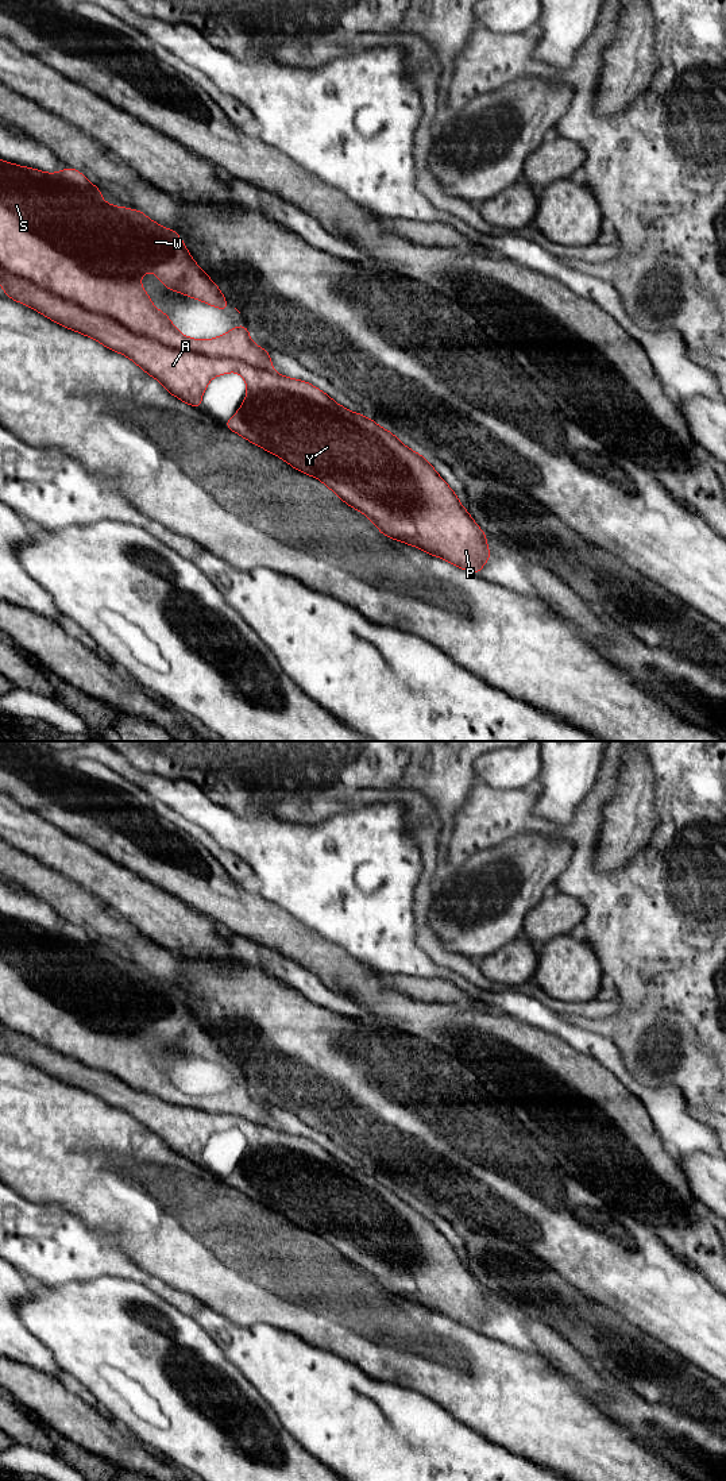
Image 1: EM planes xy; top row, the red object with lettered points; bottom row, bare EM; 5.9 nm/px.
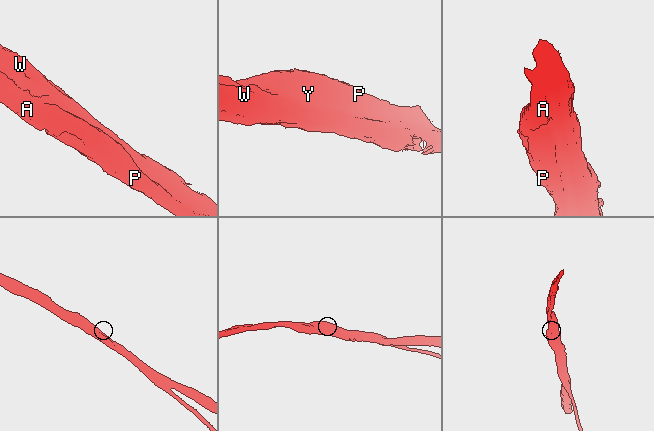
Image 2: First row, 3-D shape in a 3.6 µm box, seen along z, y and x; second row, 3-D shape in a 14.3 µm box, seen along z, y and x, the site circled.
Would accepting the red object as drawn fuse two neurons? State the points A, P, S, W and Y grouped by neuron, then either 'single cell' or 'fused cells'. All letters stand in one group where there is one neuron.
A P Y / S W; fused cells

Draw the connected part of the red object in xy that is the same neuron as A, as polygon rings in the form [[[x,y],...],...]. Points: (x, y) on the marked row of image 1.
[[[1,267],[0,285],[4,289],[4,296],[35,309],[40,315],[67,329],[92,338],[107,348],[125,355],[148,375],[159,381],[170,394],[196,409],[201,409],[202,394],[212,378],[232,371],[239,373],[247,383],[247,396],[242,408],[224,423],[229,431],[236,432],[250,443],[283,459],[296,470],[320,479],[348,506],[352,506],[367,516],[376,525],[379,532],[389,539],[399,540],[412,547],[421,548],[432,556],[441,558],[445,562],[474,574],[479,574],[480,568],[491,556],[484,532],[463,508],[455,491],[421,454],[412,451],[409,447],[402,444],[394,433],[379,427],[374,420],[339,405],[312,383],[287,378],[275,373],[273,369],[266,370],[252,367],[239,359],[206,356],[192,351],[166,347],[154,339],[132,332],[108,316],[94,313],[81,305],[63,300],[26,278],[4,271]]]

